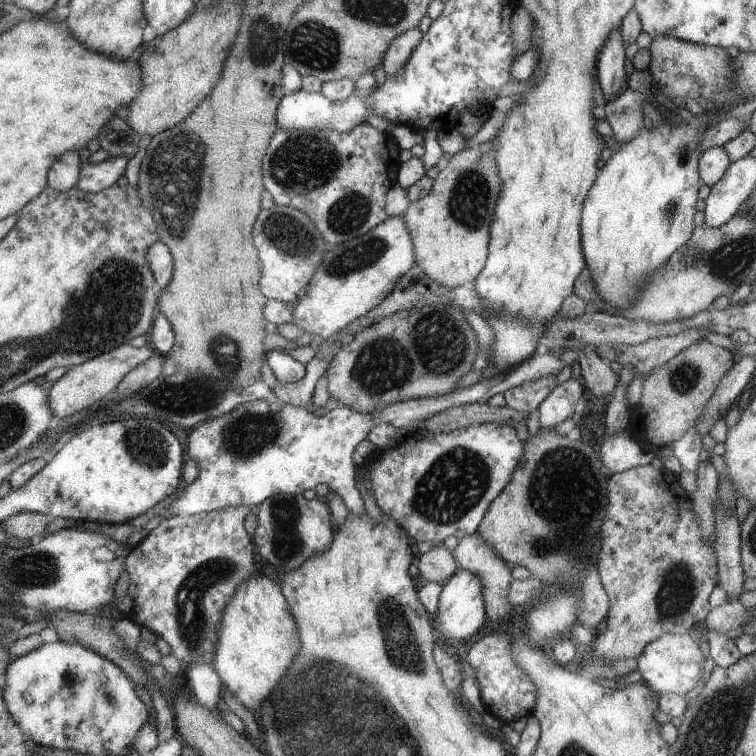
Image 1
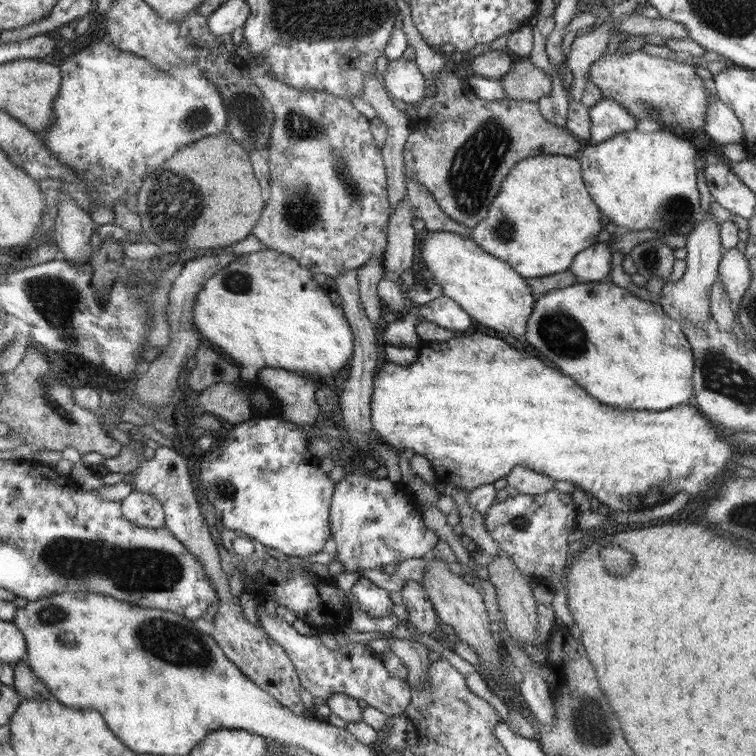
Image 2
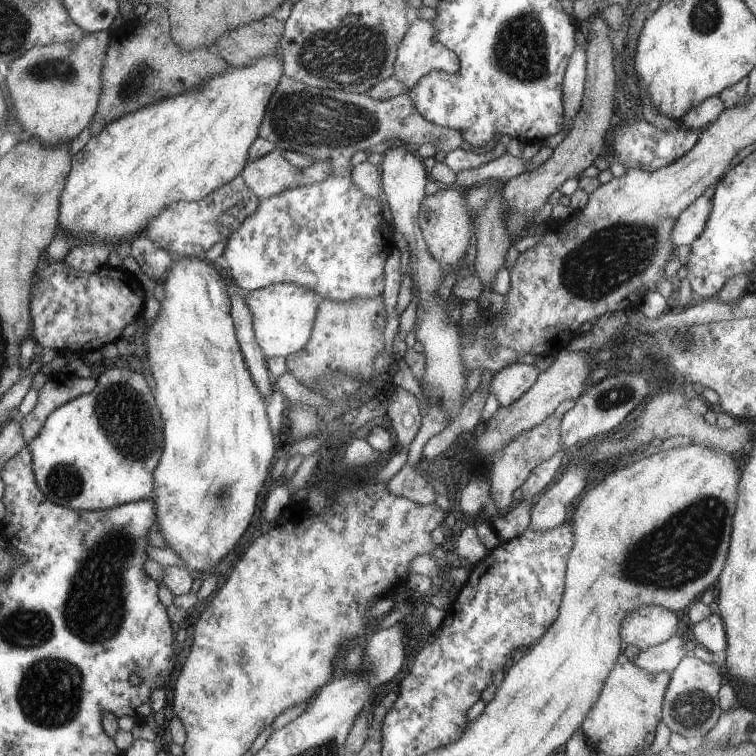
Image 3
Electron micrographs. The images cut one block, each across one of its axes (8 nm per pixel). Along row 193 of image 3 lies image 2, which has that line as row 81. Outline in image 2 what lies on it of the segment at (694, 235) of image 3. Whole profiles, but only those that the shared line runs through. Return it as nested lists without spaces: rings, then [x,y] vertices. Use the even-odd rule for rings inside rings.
[[[706,80],[705,85],[711,93],[713,92],[713,102],[706,115],[704,132],[715,144],[743,144],[744,129],[740,119],[718,98],[712,80]]]

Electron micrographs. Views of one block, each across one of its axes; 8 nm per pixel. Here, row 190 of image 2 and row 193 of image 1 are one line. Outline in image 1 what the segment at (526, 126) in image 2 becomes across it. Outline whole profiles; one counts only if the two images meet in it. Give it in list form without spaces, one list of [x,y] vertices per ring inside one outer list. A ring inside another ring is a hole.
[[[478,147],[461,150],[451,155],[448,164],[440,168],[433,180],[432,190],[416,202],[411,202],[403,216],[416,245],[416,264],[434,282],[447,287],[459,287],[476,280],[488,256],[488,226],[492,212],[500,198],[500,172],[490,152],[482,153]]]

